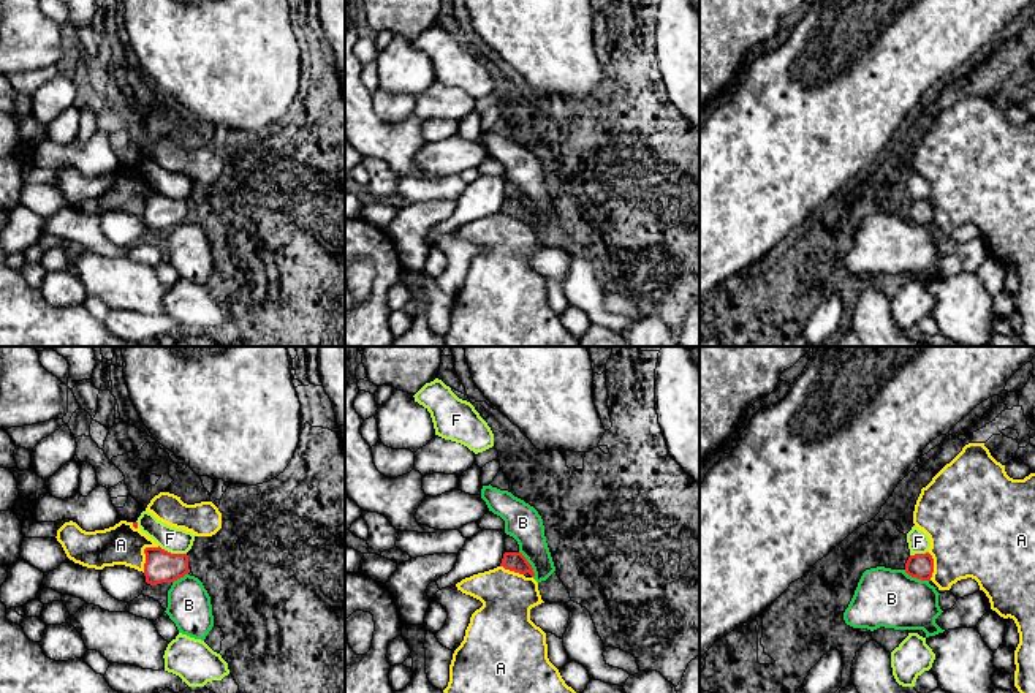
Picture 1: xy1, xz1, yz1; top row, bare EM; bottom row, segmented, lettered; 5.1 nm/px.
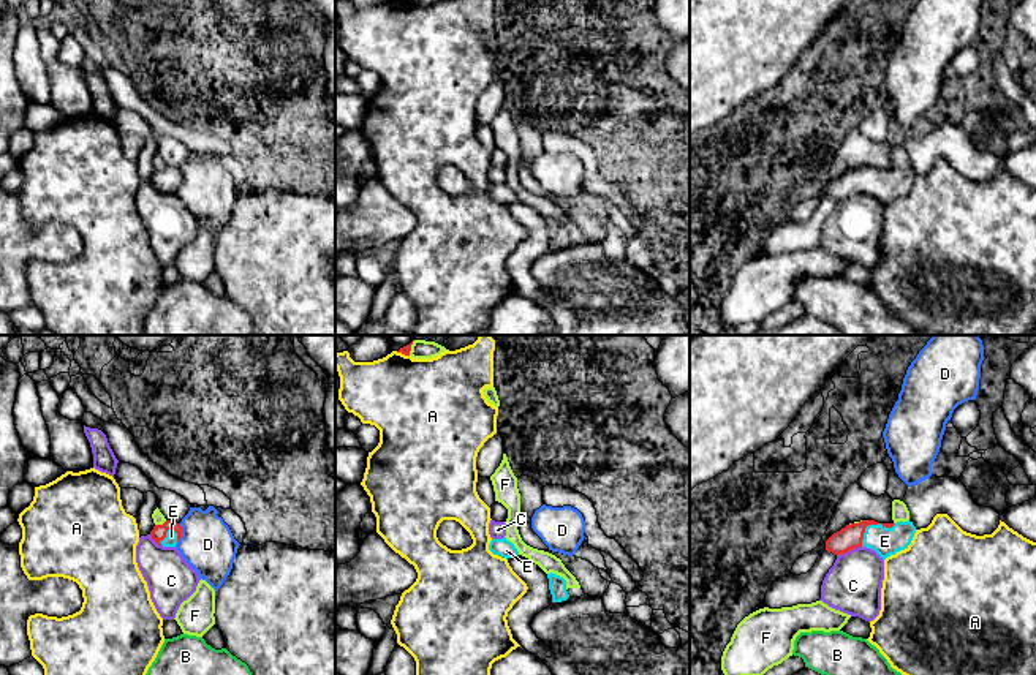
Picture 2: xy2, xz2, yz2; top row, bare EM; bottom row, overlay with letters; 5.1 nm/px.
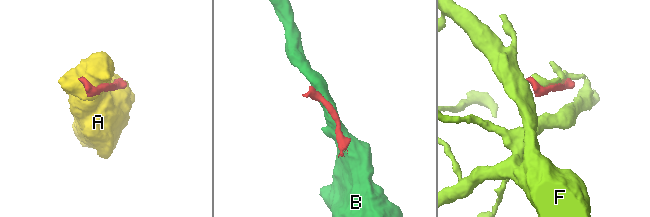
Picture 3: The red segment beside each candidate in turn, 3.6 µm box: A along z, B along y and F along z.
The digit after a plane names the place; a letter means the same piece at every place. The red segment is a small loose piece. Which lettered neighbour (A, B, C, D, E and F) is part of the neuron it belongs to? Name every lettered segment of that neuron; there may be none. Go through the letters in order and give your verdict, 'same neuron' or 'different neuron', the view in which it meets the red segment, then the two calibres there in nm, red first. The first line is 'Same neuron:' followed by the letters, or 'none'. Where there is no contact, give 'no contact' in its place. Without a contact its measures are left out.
Same neuron: E
A: different neuron; contact in xy1; calibres 160 and 200 nm
B: different neuron; contact in xz1; calibres 100 and 180 nm
C: different neuron; contact in yz2; calibres 120 and 280 nm
D: different neuron; contact in xy2; calibres 80 and 280 nm
E: same neuron; contact in yz2; calibres 120 and 140 nm
F: different neuron; contact in xy1; calibres 160 and 130 nm

